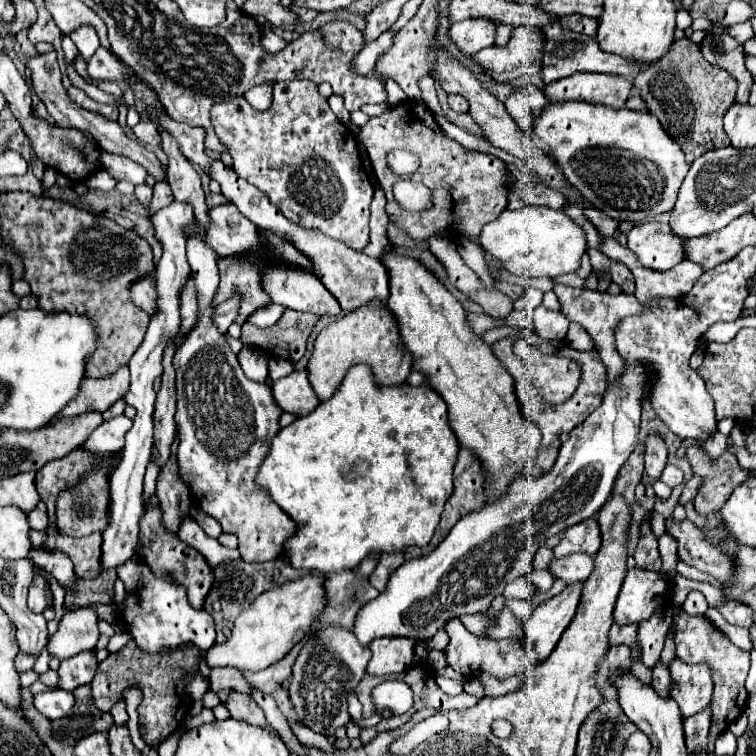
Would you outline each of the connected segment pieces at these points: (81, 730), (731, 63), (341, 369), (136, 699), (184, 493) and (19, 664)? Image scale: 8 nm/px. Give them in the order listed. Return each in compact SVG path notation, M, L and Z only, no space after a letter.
M82 685L74 689L74 709L70 717L52 721L52 735L66 745L74 745L76 741L84 739L94 731L108 731L112 727L112 715L98 711L92 697L90 685Z
M716 25L712 29L706 29L706 37L700 43L700 51L710 65L726 69L738 81L736 101L748 103L750 87L754 81L752 81L750 71L744 65L742 43L738 43L734 37L730 37L722 25Z
M374 305L374 309L358 309L358 313L346 313L344 317L324 327L314 341L314 351L306 365L312 391L320 401L330 399L334 387L340 385L346 371L358 363L364 363L372 369L378 385L402 385L412 371L412 357L402 347L396 347L396 343L400 343L400 333L396 319L386 309L386 305L382 305L382 309Z
M133 685L130 687L130 689L126 689L123 695L126 701L126 711L129 715L128 721L130 721L130 711L132 711L132 717L134 717L134 725L138 727L139 716L137 713L137 707L142 701L142 692L137 685Z
M178 437L170 447L170 459L162 465L156 485L156 495L164 509L164 525L172 529L172 533L176 533L180 525L180 517L186 515L190 509L190 489L188 485L184 485L184 481L178 475L176 451L178 451Z
M18 653L16 655L16 661L14 661L14 665L16 665L16 671L18 673L22 673L22 671L30 671L32 669L32 665L34 665L34 661L37 660L38 657L33 655L28 655L25 653Z

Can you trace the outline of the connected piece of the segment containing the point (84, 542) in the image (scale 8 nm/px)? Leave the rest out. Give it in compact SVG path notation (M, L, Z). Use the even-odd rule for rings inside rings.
M48 521L46 541L44 541L42 549L60 551L60 553L68 555L70 561L74 563L74 571L78 577L96 579L102 571L102 567L100 567L100 543L102 543L100 533L92 533L92 535L82 537L82 539L62 537L54 529L54 521Z

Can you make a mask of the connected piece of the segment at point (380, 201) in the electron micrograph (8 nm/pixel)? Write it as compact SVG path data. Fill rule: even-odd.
M376 183L376 191L374 191L374 201L372 201L372 217L370 217L370 243L364 249L366 255L370 257L378 257L386 243L388 243L388 215L386 215L386 197L382 187Z

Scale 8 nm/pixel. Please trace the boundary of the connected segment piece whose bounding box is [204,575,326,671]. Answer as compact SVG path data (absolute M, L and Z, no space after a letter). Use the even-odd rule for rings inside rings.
M306 575L304 579L290 581L278 589L270 589L244 609L236 621L232 635L224 643L212 645L204 659L208 667L234 667L238 671L262 671L278 663L310 629L316 617L322 615L326 605L326 591L322 579L316 575Z

